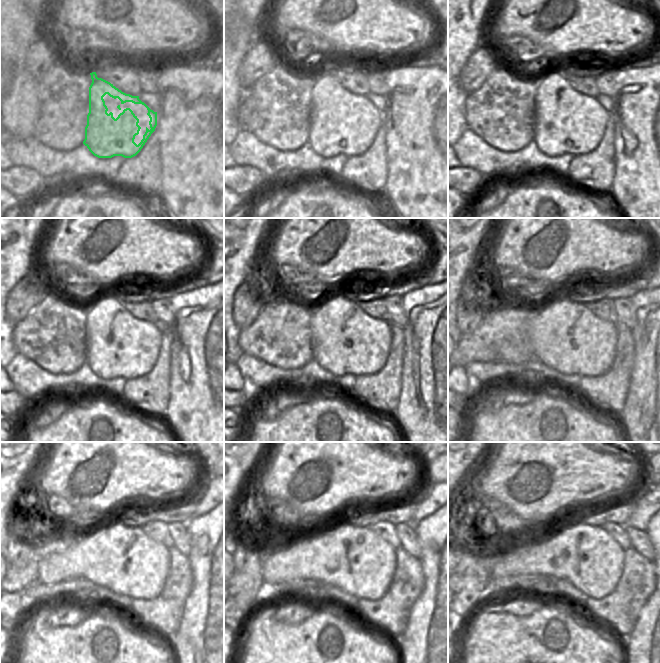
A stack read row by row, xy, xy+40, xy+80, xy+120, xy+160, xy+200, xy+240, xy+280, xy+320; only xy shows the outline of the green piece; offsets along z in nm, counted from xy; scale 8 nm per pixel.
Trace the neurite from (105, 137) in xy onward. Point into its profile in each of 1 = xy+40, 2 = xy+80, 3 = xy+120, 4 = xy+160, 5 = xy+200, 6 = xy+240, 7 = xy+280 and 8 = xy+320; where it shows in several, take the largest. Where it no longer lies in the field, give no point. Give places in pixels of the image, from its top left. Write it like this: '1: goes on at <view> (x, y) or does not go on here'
1: goes on at xy+40 (329, 136)
2: goes on at xy+80 (554, 136)
3: goes on at xy+120 (108, 360)
4: goes on at xy+160 (345, 357)
5: goes on at xy+200 (593, 355)
6: goes on at xy+240 (86, 557)
7: goes on at xy+280 (310, 557)
8: goes on at xy+320 (597, 560)

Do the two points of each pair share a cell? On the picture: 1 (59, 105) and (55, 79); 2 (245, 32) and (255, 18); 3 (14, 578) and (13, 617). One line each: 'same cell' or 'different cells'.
1: same cell
2: different cells
3: different cells

